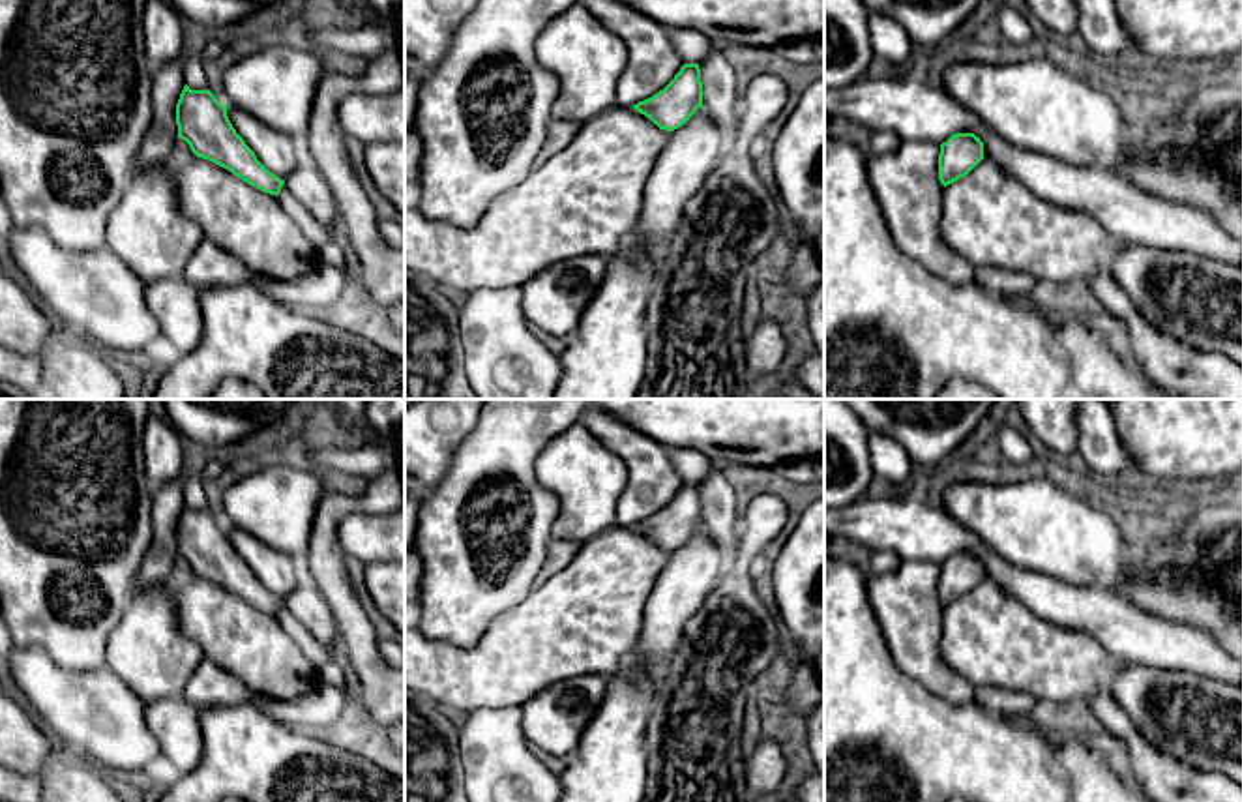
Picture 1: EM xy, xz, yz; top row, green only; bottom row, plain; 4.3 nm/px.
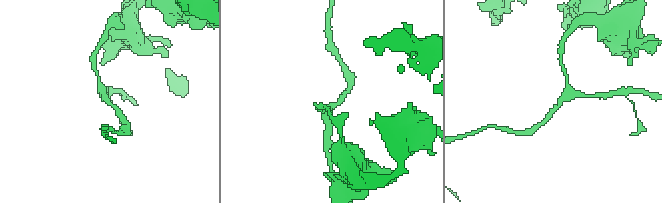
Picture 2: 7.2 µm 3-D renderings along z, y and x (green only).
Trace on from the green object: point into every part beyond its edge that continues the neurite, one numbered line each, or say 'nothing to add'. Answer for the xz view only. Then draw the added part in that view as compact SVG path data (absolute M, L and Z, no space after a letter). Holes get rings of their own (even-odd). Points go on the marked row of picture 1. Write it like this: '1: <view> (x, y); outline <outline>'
1: xz (587, 199); outline M616 105L583 122L560 154L498 195L470 229L405 208L405 268L468 294L523 287L564 259L618 251L637 229L646 180L669 135Z

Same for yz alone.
1: yz (988, 218); outline M985 157L942 189L939 227L944 244L974 268L1013 268L1038 281L1087 279L1107 262L1113 247L1113 238L1092 215L1043 200Z

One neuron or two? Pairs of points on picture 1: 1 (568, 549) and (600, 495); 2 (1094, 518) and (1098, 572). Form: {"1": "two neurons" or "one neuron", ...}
{"1": "two neurons", "2": "one neuron"}

